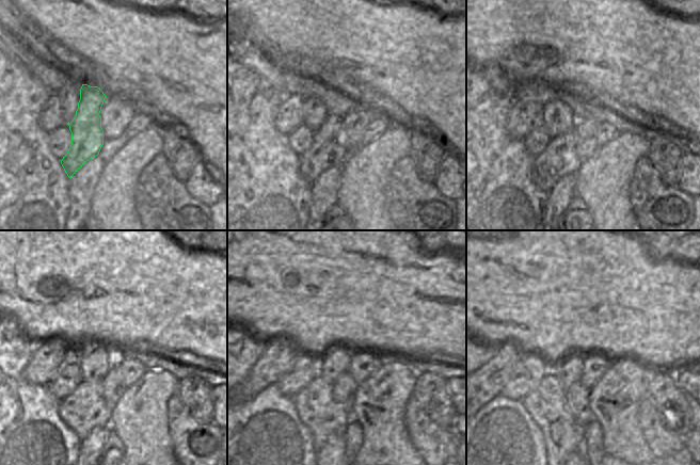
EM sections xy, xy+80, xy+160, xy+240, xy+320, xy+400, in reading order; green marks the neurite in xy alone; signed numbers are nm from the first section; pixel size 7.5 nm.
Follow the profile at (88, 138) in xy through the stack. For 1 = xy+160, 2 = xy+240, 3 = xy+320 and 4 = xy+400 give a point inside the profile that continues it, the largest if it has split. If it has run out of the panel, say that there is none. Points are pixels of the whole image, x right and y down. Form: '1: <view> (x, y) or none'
1: xy+160 (559, 158)
2: xy+240 (85, 409)
3: xy+320 (316, 407)
4: xy+400 (546, 404)

